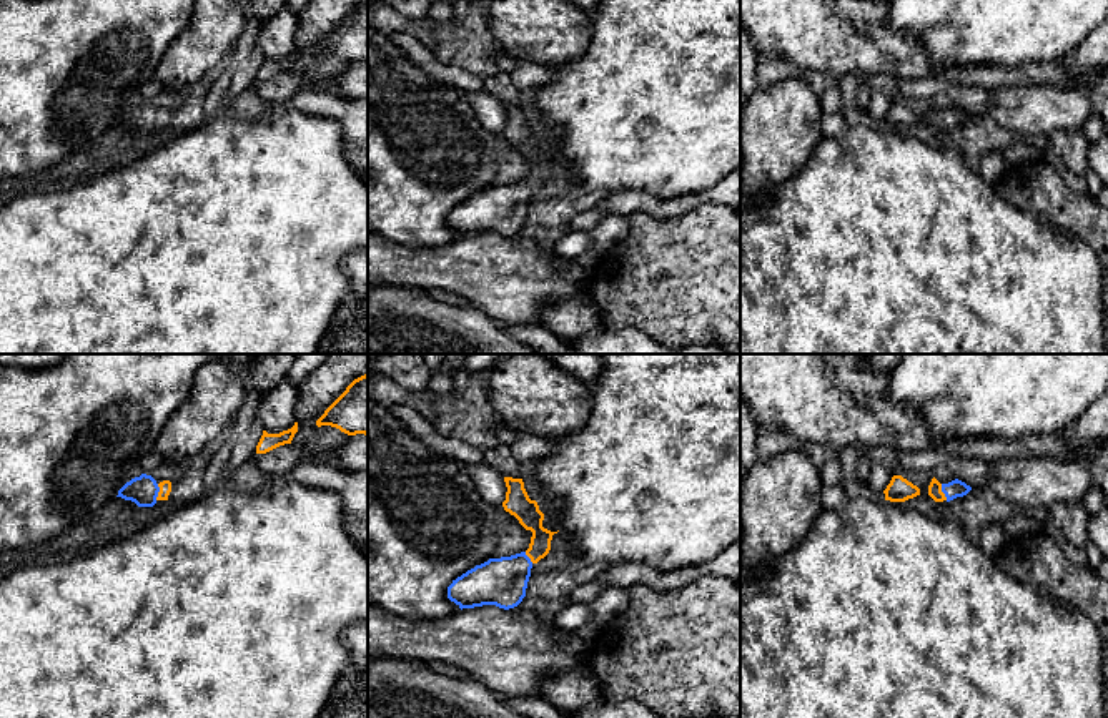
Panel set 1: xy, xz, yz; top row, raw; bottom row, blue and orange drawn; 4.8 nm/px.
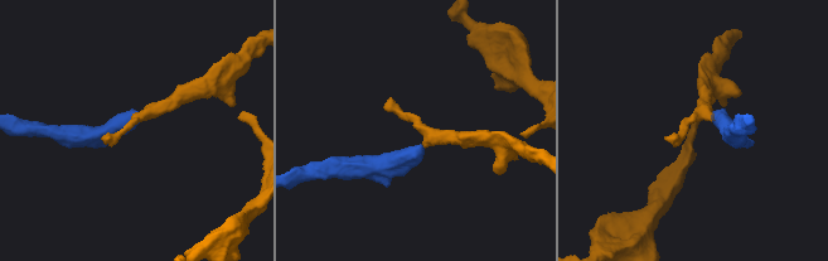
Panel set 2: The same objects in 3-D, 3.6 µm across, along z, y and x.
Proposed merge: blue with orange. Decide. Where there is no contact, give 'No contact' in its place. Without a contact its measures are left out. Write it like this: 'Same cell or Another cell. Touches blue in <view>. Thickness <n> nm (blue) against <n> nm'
Same cell. Touches blue in xy. Thickness 140 nm (blue) against 60 nm

